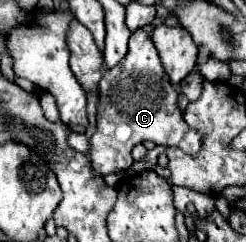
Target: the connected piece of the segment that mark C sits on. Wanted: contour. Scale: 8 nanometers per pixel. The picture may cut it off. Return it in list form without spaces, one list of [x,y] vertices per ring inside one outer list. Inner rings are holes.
[[[144,30],[132,32],[126,58],[122,58],[114,70],[104,70],[96,118],[98,124],[90,138],[88,158],[94,172],[100,176],[128,170],[134,164],[132,148],[146,140],[162,146],[178,146],[184,152],[198,152],[200,148],[200,136],[182,120],[176,88],[166,80],[158,52]]]

